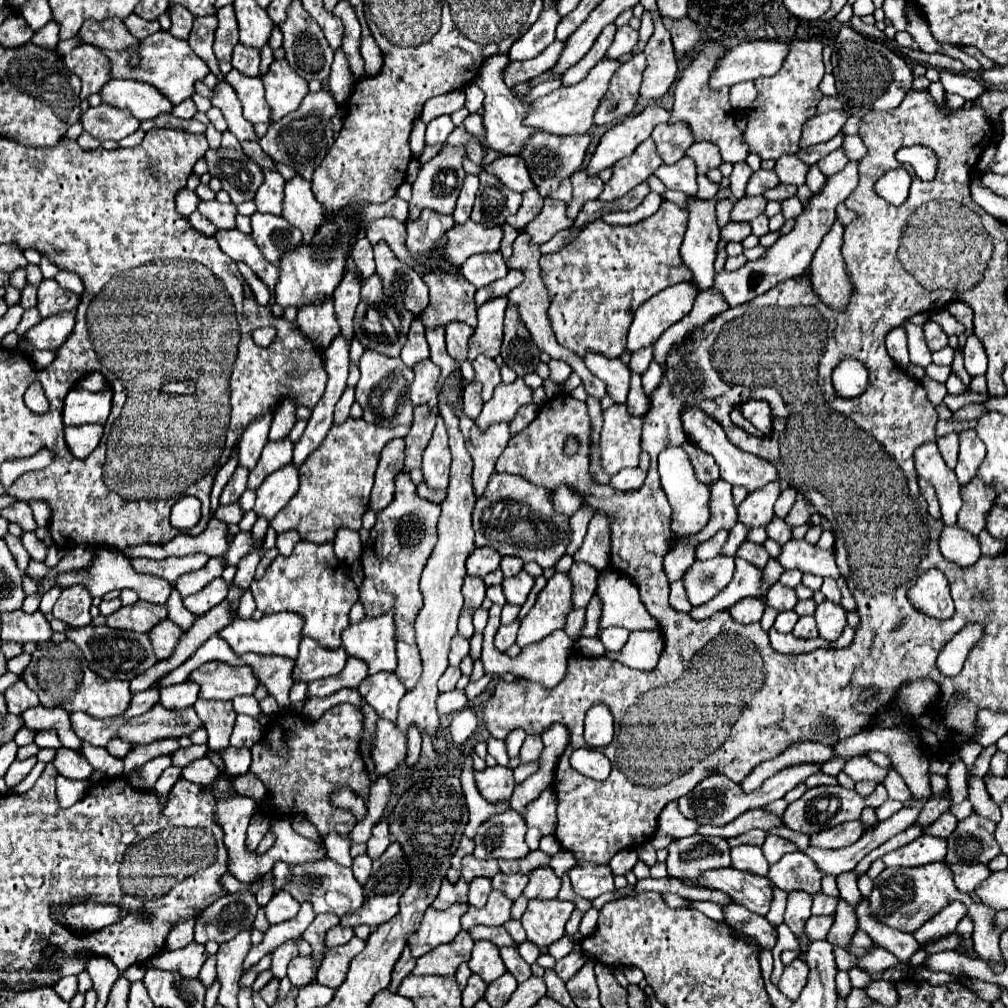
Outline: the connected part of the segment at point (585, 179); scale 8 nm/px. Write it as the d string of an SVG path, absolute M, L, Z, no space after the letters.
M578 171L570 177L572 181L572 189L574 189L574 195L572 199L566 203L566 217L574 219L578 215L578 211L582 209L582 205L590 199L598 199L598 195L602 193L604 189L604 183L600 181L600 177L588 177L584 171Z

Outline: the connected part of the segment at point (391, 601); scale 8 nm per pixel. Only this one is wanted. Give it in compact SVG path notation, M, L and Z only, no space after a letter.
M398 473L396 483L394 483L394 499L392 503L378 513L378 521L374 529L370 531L370 549L374 553L362 553L362 565L364 565L364 585L360 587L360 603L364 605L364 611L368 617L378 617L388 611L394 613L396 619L396 639L414 643L414 619L422 607L422 593L420 593L420 573L436 545L436 525L440 517L440 505L430 503L416 493L416 483L412 483L408 473Z

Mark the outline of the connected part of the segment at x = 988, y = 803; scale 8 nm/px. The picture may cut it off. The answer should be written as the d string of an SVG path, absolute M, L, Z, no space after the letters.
M976 779L970 781L968 799L970 799L970 803L972 803L974 813L978 813L980 817L986 817L986 819L990 819L990 821L994 821L994 823L1000 821L1000 807L990 799L984 781L976 781Z

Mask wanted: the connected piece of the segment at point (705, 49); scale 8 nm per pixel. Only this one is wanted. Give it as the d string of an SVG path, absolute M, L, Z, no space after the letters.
M706 41L702 45L702 49L698 53L692 55L690 65L682 71L682 77L676 83L676 91L674 91L674 107L672 107L672 117L670 121L686 121L692 127L694 139L696 141L712 141L714 145L720 147L722 159L726 163L738 163L738 161L746 161L748 157L748 149L742 141L742 133L738 131L736 123L734 123L734 111L730 107L728 101L728 91L730 89L710 89L708 87L708 79L710 73L714 71L714 65L718 65L718 61L728 53L728 49L716 41Z

